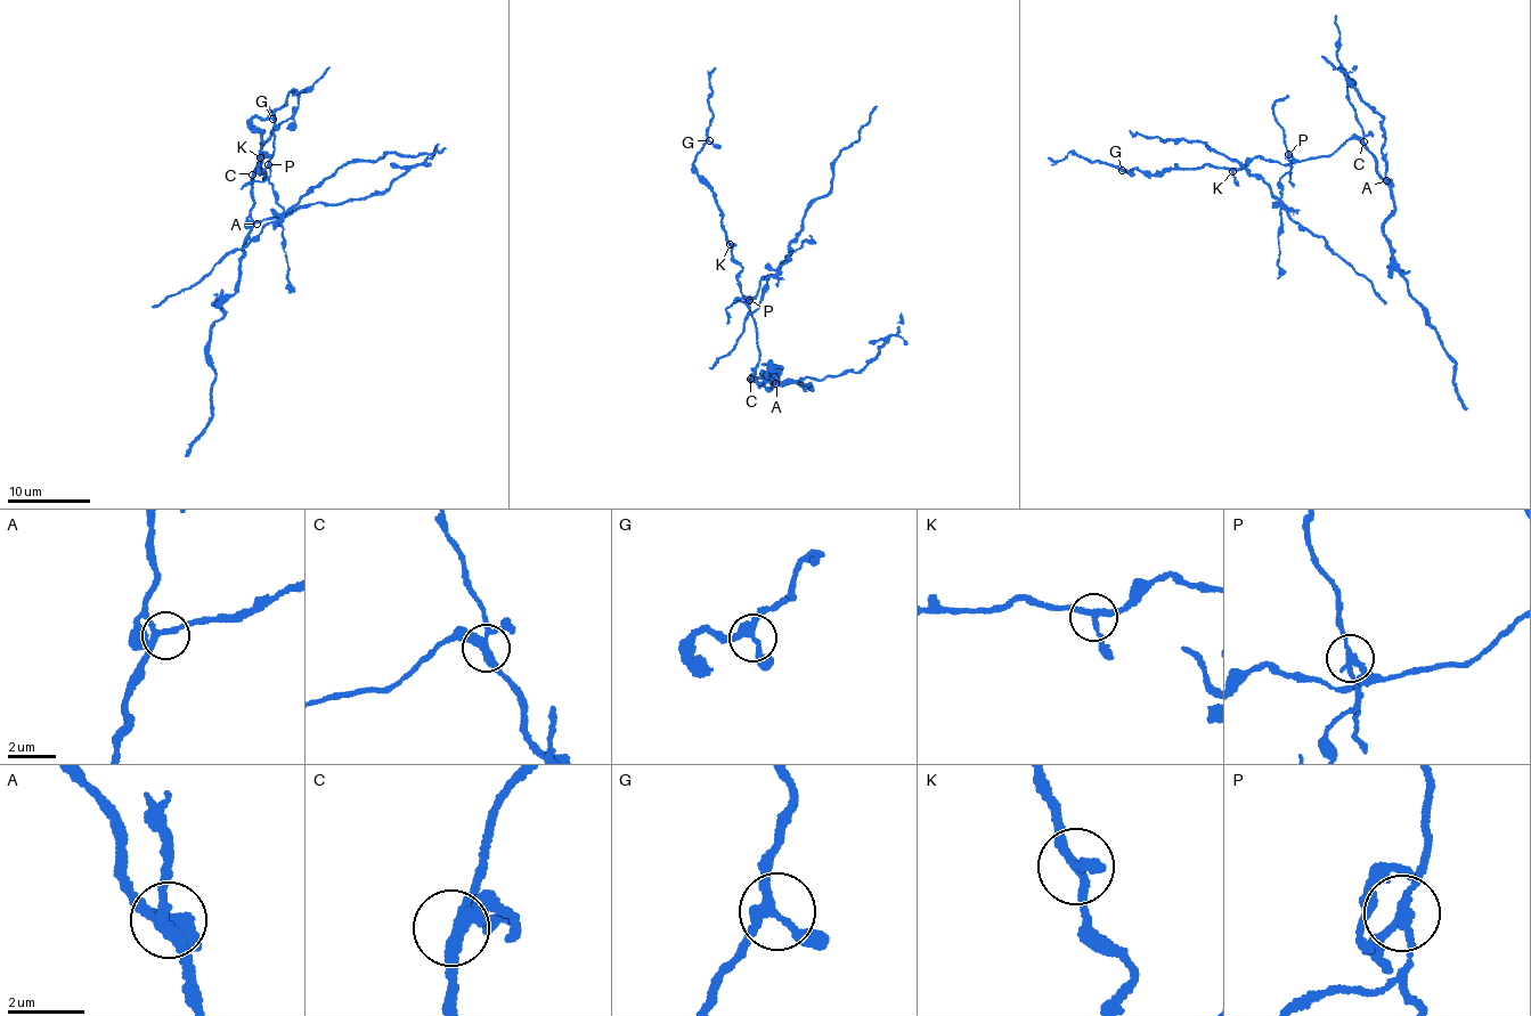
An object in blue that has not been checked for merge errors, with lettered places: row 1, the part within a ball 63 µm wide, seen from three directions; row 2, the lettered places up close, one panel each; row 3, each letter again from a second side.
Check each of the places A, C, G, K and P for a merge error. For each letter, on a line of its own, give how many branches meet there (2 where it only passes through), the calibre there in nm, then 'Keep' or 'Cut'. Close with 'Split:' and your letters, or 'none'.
A: Branches: 3. Thickness 220 nm. Keep
C: Branches: 4. Thickness 300 nm. Keep
G: Branches: 3. Thickness 260 nm. Keep
K: Branches: 3. Thickness 200 nm. Keep
P: Branches: 3. Thickness 200 nm. Cut
Split: P

